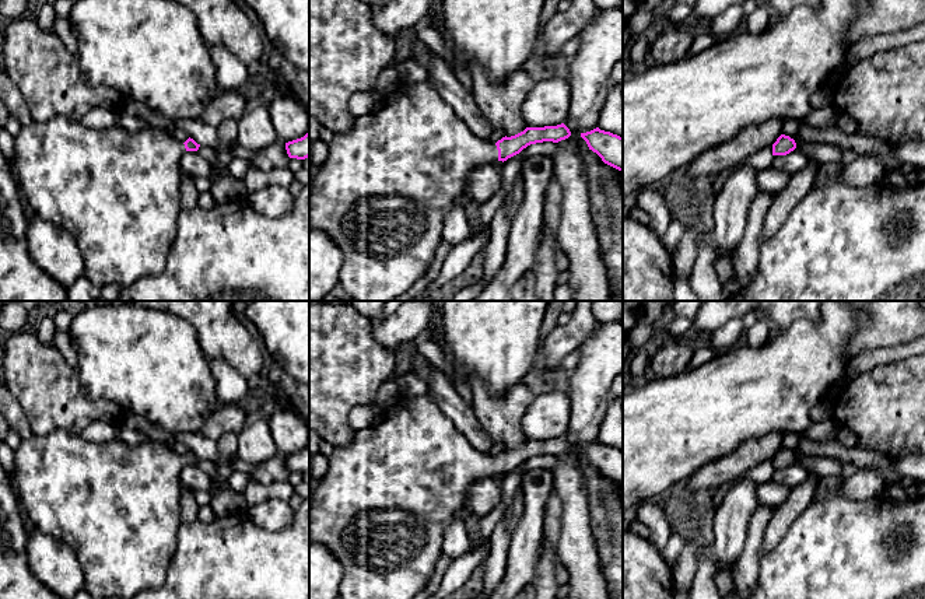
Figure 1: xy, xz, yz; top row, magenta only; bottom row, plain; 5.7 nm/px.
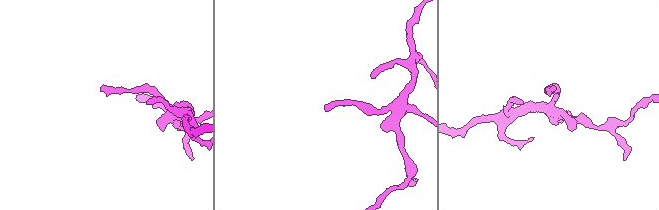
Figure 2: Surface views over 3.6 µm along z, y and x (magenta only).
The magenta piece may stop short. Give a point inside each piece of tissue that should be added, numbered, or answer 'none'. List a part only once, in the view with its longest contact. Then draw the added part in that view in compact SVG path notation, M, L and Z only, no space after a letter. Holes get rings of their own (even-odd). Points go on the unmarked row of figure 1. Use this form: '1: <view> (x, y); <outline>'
1: xz (382, 508); M424 392L420 396L400 396L386 409L383 417L372 427L355 431L344 446L336 446L329 458L329 470L319 480L318 487L309 495L309 539L312 543L326 546L341 563L344 575L340 584L340 599L414 599L425 589L435 565L442 554L444 533L455 515L466 516L467 488L480 479L498 476L498 463L494 456L472 446L466 437L444 414L438 404Z

